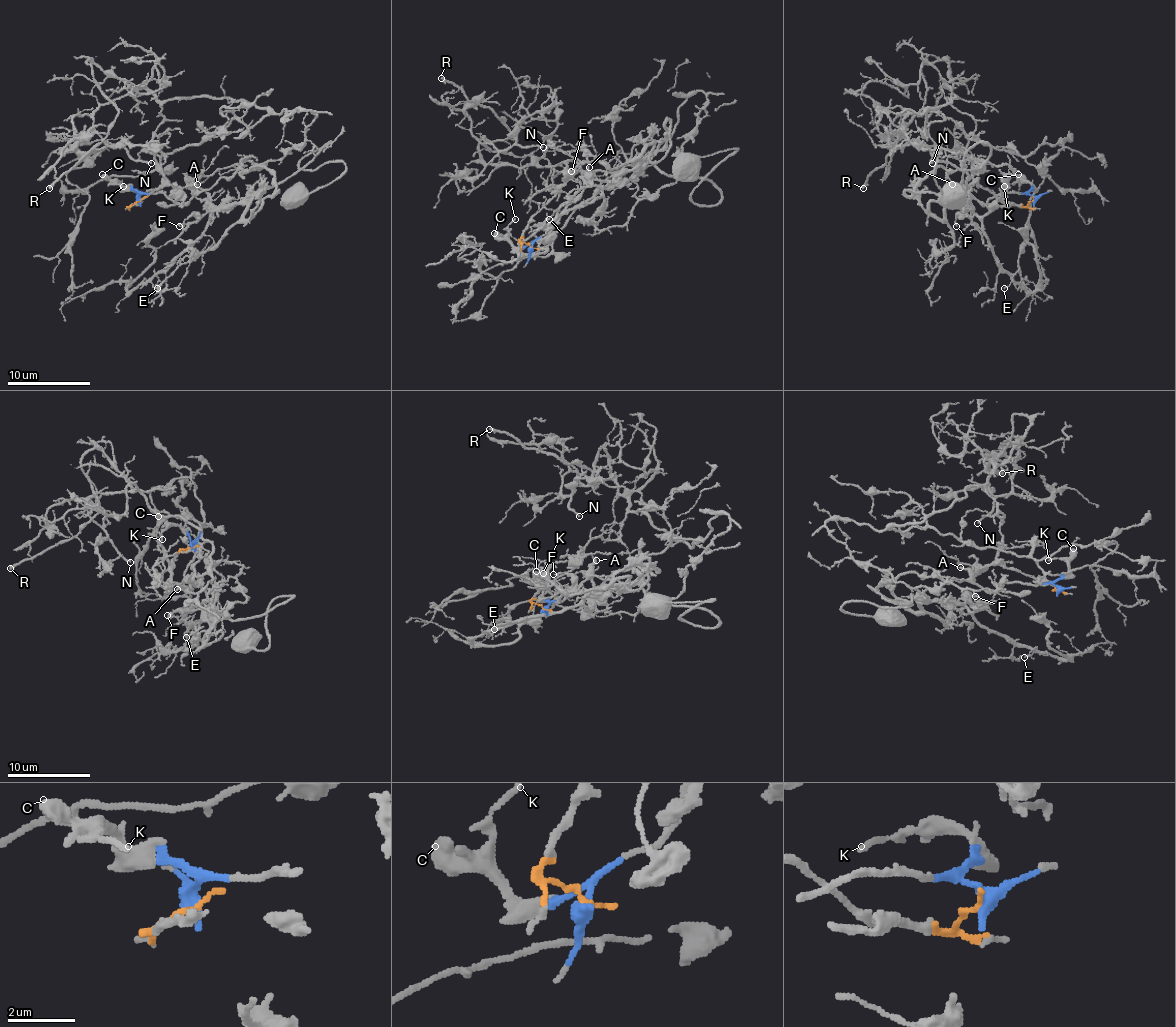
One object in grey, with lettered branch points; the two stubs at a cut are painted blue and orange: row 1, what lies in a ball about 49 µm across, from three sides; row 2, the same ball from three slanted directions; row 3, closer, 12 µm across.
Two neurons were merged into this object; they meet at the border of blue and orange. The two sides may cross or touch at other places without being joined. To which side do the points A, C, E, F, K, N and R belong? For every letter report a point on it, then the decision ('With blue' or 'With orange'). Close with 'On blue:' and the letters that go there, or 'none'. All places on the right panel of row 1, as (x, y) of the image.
A: Place: (952, 184). With blue
C: Place: (1018, 174). With blue
E: Place: (1004, 288). With blue
F: Place: (956, 226). With blue
K: Place: (1004, 186). With blue
N: Place: (932, 163). With orange
R: Place: (863, 188). With orange
On blue: A, C, E, F, K

